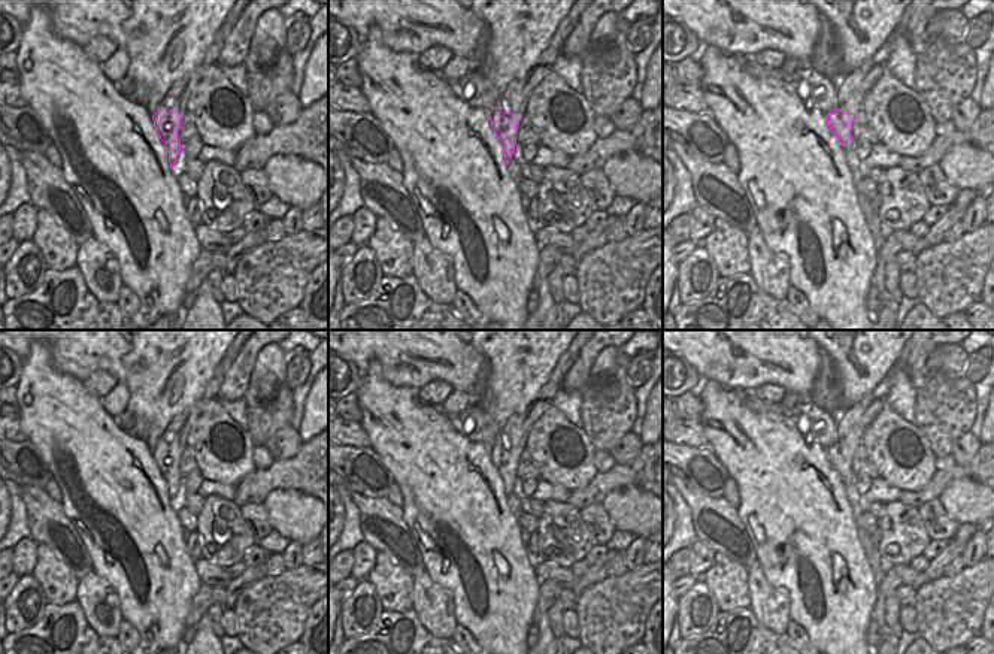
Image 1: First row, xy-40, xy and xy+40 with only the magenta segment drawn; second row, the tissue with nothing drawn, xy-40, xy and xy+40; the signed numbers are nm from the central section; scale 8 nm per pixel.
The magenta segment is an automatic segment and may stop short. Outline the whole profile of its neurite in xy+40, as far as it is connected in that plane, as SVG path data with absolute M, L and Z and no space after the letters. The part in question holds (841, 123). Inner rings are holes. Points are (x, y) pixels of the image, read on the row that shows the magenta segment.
M891 36L863 66L839 81L837 105L831 112L828 112L827 125L843 148L849 140L852 140L851 130L855 113L860 110L864 96L885 72L890 55Z

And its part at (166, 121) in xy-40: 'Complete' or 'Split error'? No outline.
Split error

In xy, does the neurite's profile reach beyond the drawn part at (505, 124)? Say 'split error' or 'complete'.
split error

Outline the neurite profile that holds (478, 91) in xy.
M478 67L470 69L461 78L452 78L445 82L469 106L488 112L494 108L501 93Z

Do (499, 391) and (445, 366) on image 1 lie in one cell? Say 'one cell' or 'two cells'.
two cells

